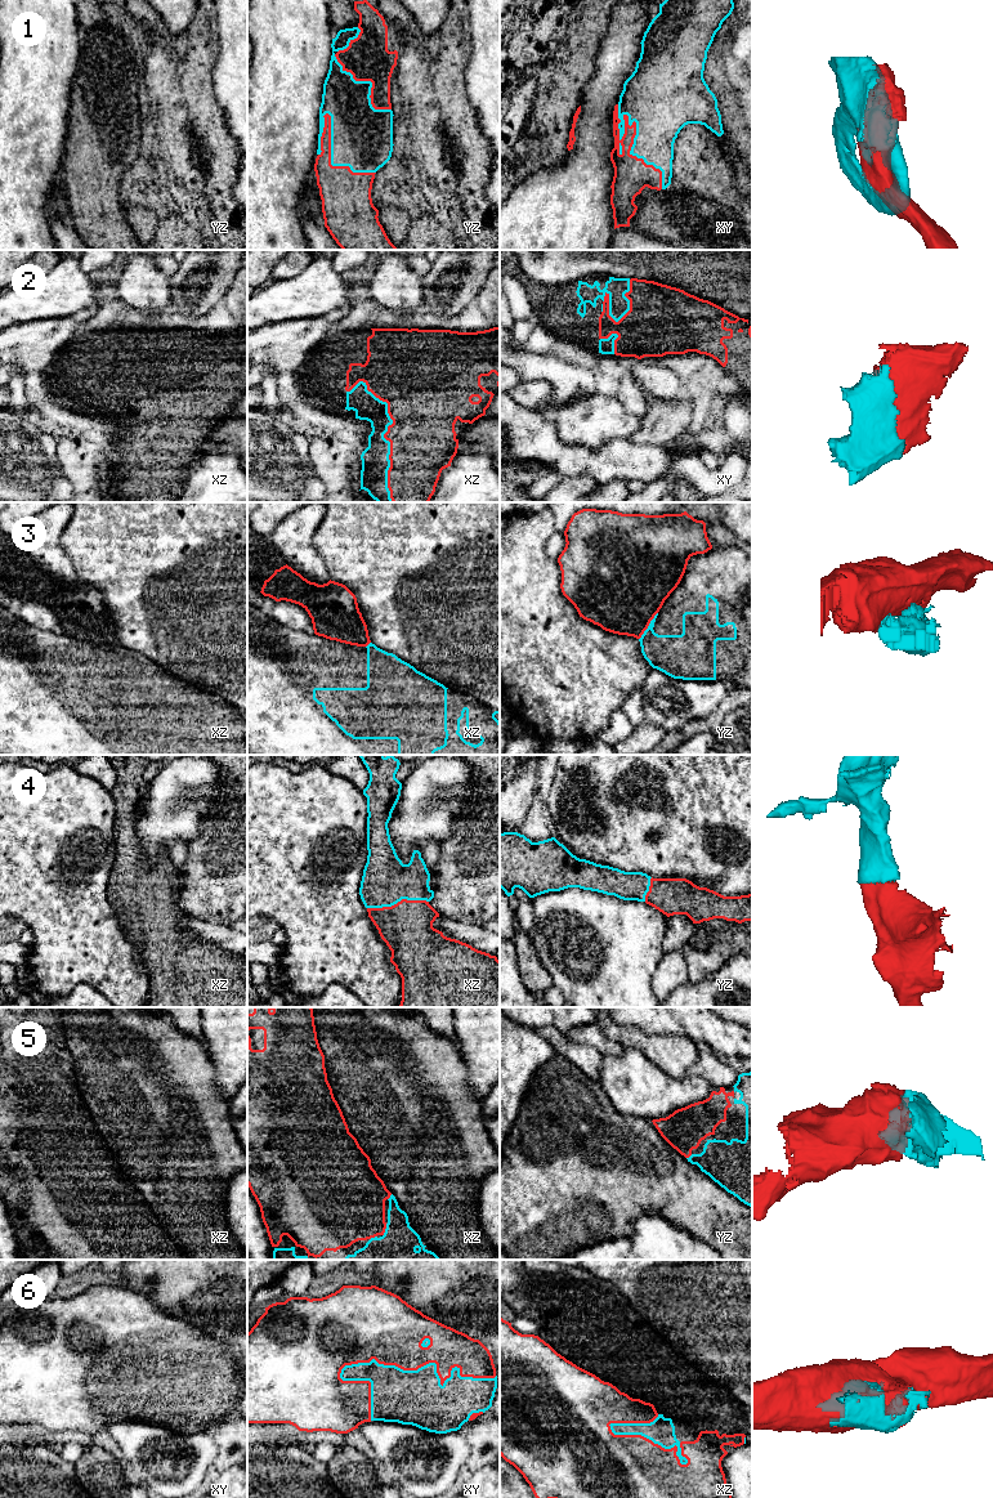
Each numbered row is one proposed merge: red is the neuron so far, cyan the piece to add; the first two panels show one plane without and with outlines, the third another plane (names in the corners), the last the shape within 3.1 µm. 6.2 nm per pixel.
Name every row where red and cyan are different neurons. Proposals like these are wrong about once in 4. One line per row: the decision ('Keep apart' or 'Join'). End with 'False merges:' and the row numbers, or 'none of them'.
1: Join
2: Join
3: Keep apart
4: Join
5: Join
6: Join
False merges: 3

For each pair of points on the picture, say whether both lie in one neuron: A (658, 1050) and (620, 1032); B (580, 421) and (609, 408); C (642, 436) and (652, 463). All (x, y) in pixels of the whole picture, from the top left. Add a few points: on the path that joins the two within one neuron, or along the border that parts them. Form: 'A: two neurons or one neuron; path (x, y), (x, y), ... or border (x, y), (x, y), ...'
A: one neuron; path (649, 1045), (629, 1037)
B: one neuron; path (587, 421), (602, 416)
C: two neurons; border (629, 439), (636, 443), (667, 447)

